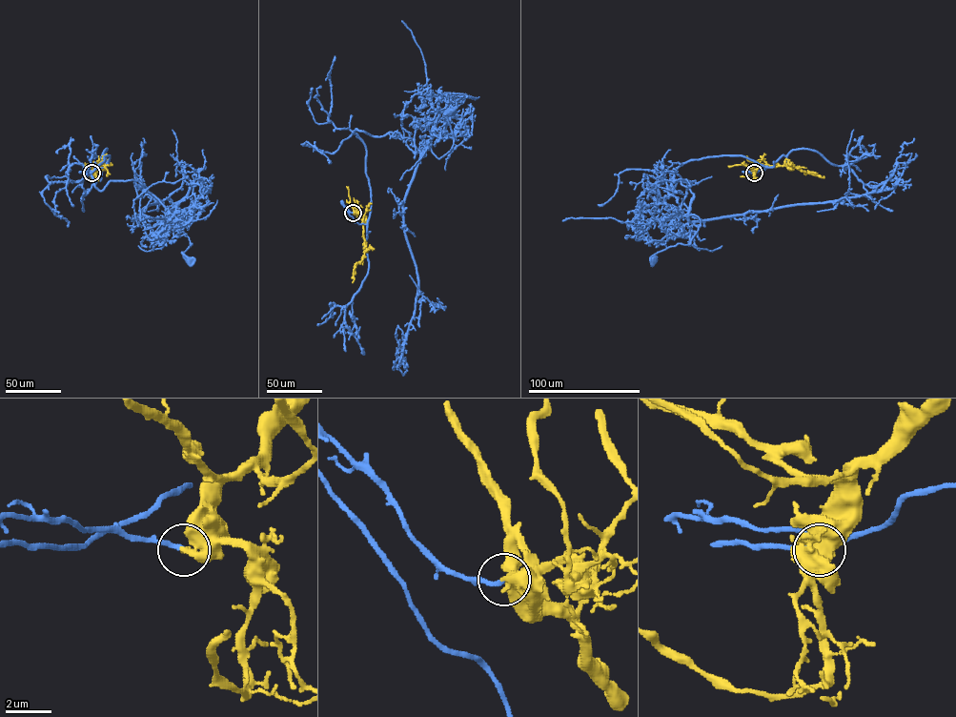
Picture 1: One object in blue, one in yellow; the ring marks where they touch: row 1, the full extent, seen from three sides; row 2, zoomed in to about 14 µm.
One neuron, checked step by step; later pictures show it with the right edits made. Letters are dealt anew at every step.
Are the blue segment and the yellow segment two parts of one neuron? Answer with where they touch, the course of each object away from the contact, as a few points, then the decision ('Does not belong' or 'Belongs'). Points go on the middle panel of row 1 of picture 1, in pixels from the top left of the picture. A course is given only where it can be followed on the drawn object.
Place: (353, 213). Course of blue: (353, 213), (367, 223), (366, 149), (353, 132), (393, 133), (439, 158), (453, 143), (451, 111). Course of yellow: (353, 213), (362, 221), (365, 251), (354, 270), (353, 281). Does not belong

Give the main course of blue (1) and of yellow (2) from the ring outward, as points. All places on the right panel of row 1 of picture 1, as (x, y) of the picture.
1: (754, 173), (765, 168), (740, 155), (683, 163), (671, 186), (689, 188), (701, 225), (652, 259)
2: (754, 173), (761, 164), (793, 166), (804, 173), (823, 176)

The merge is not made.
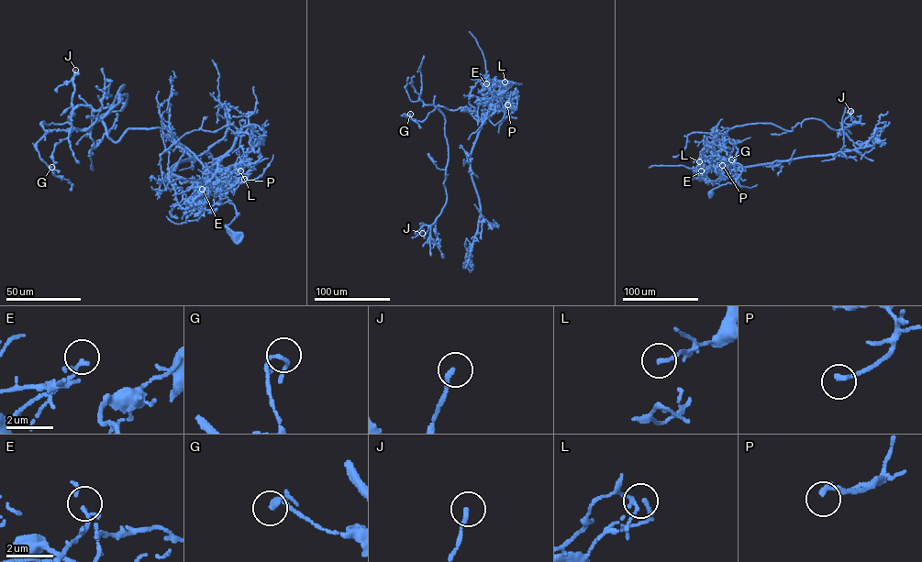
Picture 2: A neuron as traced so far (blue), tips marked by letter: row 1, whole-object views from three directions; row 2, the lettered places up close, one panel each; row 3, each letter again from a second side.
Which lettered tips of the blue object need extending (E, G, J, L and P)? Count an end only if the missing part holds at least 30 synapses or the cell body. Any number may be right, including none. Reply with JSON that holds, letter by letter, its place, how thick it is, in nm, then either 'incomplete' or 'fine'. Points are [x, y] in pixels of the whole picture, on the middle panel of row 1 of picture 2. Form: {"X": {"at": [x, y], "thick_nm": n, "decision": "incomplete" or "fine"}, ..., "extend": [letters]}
{"E": {"at": [486, 83], "thick_nm": 170, "decision": "fine"}, "G": {"at": [410, 114], "thick_nm": 140, "decision": "fine"}, "J": {"at": [422, 233], "thick_nm": 200, "decision": "fine"}, "L": {"at": [505, 82], "thick_nm": 180, "decision": "fine"}, "P": {"at": [507, 104], "thick_nm": 220, "decision": "fine"}, "extend": []}

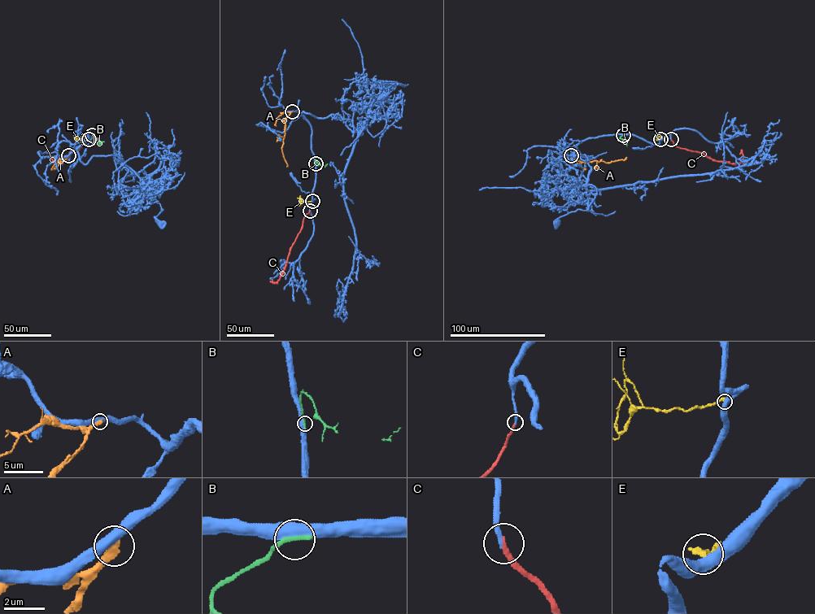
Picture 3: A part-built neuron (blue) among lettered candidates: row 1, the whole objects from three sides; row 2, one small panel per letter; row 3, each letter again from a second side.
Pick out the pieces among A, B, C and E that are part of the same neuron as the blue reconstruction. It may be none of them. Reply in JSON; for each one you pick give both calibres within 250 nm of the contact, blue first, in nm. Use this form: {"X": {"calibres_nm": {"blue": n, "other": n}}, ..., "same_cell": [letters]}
{"C": {"calibres_nm": {"blue": 240, "other": 260}}, "same_cell": ["C"]}

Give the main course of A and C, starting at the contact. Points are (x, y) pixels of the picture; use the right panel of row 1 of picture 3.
A: (571, 155), (579, 161), (586, 163), (595, 160), (611, 163), (625, 160), (626, 157)
C: (671, 139), (677, 147), (731, 163), (742, 162), (741, 150)

